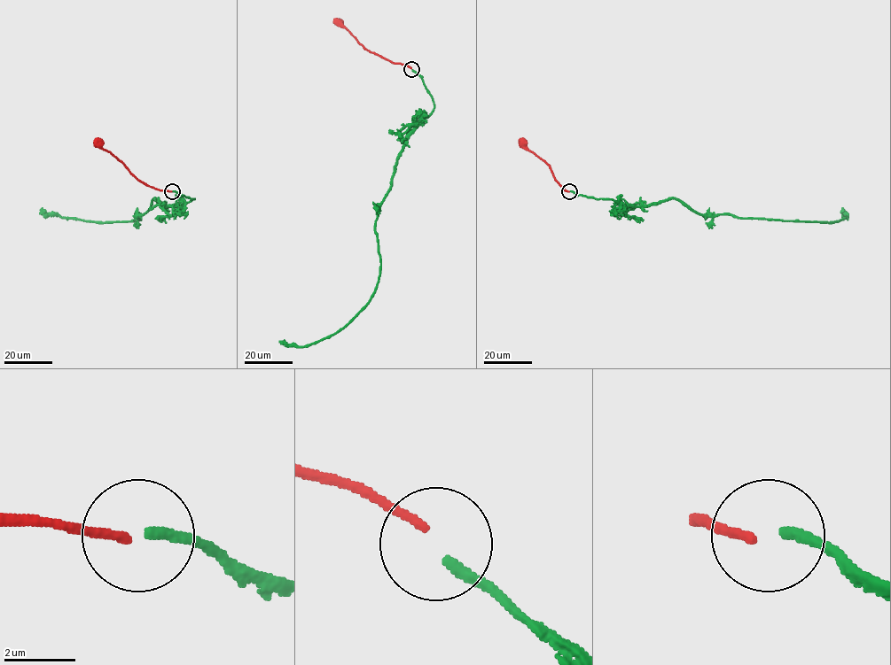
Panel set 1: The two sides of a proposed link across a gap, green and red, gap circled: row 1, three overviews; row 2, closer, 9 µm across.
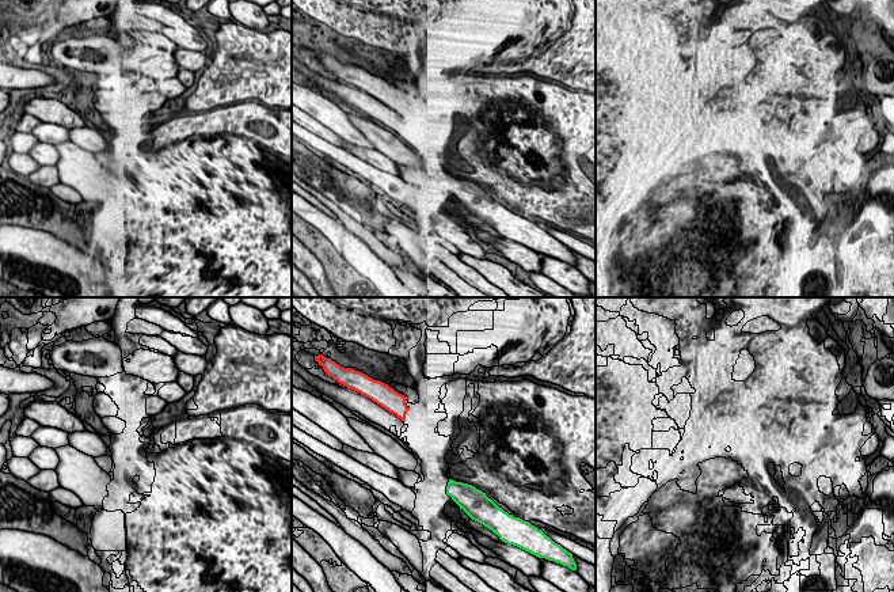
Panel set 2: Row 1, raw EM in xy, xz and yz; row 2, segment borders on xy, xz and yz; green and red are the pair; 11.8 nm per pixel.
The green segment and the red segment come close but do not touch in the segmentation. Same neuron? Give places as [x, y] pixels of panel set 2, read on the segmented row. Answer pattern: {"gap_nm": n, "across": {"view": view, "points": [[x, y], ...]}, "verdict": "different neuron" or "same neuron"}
{"gap_nm": 900, "across": {"view": "xz", "points": [[449, 479], [404, 420]]}, "verdict": "same neuron"}

